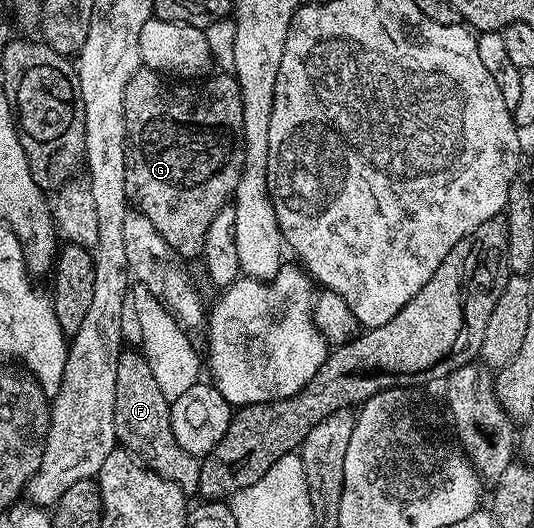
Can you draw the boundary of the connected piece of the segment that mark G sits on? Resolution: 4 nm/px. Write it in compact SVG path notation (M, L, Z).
M142 68L127 80L125 89L129 193L135 202L137 198L136 209L155 224L159 236L182 259L196 259L202 253L207 230L237 191L243 168L239 84L232 73L217 73L221 74L214 73L200 84L174 84L156 70Z

